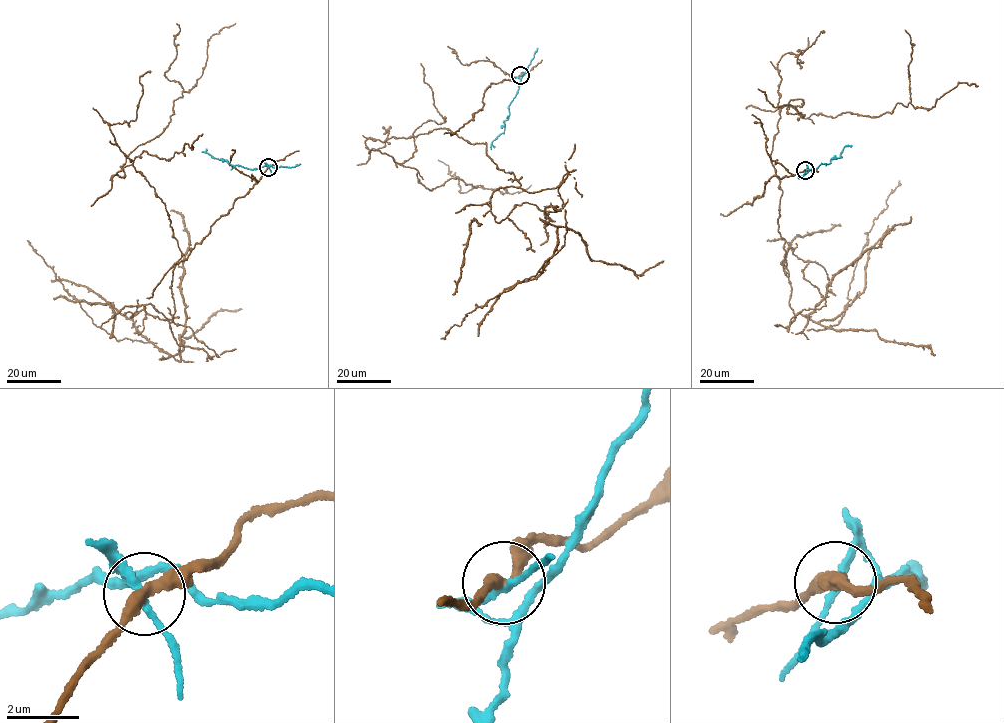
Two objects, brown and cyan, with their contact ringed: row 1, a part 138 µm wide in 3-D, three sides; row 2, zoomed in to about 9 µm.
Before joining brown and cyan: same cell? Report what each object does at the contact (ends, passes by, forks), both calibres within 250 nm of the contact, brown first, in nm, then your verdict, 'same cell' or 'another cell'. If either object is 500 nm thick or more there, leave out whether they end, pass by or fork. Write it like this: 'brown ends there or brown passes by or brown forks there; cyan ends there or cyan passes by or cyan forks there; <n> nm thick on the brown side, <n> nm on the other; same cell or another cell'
brown passes by; cyan passes by; 320 nm thick on the brown side, 180 nm on the other; another cell

